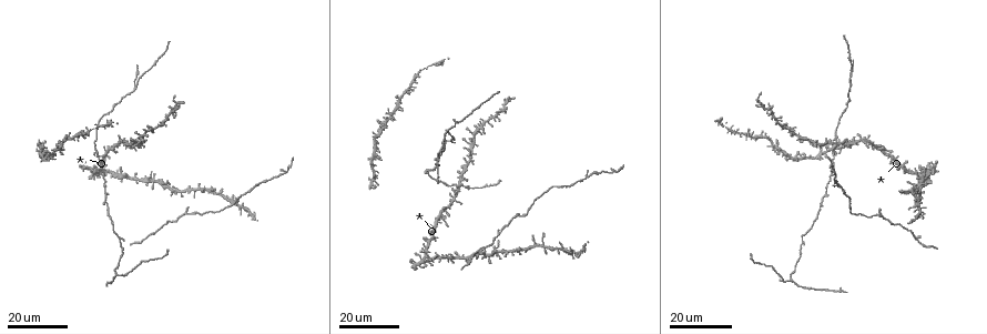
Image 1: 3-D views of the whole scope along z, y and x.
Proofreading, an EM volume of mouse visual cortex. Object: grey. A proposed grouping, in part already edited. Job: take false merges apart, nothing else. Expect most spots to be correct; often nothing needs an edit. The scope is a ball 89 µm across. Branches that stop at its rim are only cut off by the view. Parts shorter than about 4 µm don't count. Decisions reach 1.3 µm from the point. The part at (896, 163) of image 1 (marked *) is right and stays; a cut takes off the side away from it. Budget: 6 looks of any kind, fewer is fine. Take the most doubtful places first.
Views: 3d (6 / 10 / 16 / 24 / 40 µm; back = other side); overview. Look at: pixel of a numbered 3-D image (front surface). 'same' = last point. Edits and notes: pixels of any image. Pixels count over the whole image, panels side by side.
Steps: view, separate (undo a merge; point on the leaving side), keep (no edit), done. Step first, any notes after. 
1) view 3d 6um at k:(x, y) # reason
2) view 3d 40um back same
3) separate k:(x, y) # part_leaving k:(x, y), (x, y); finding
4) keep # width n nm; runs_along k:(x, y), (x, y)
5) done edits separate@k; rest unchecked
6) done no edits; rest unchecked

view 3d 24um at 1:(914, 235)

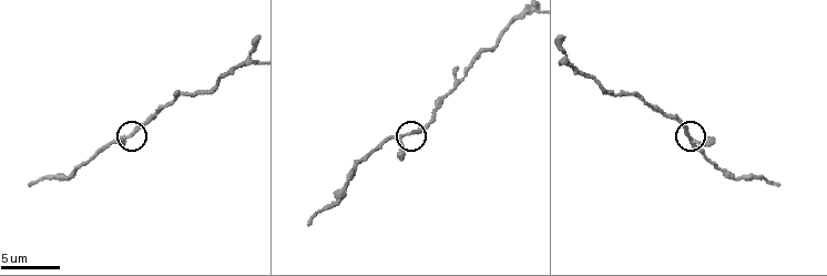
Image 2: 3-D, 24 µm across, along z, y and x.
view 3d 6um at 2:(123, 135)

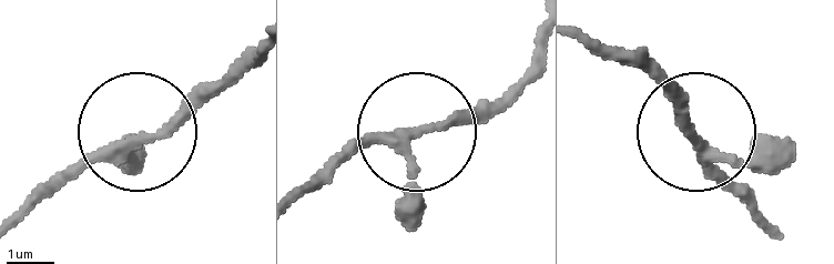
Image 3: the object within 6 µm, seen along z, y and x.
keep # arms 3; one neuron here

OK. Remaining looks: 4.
view 3d 16um at 1:(135, 84) # a fork

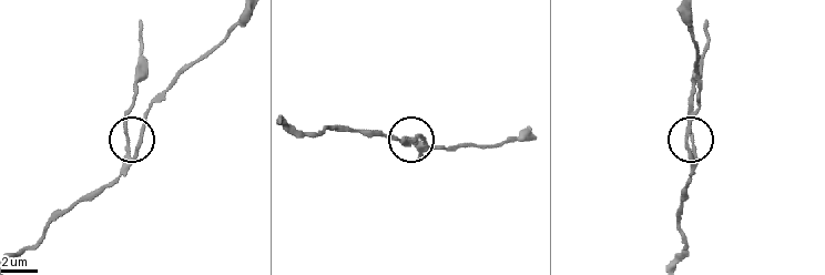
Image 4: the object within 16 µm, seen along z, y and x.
view 3d 10um at 4:(691, 147)

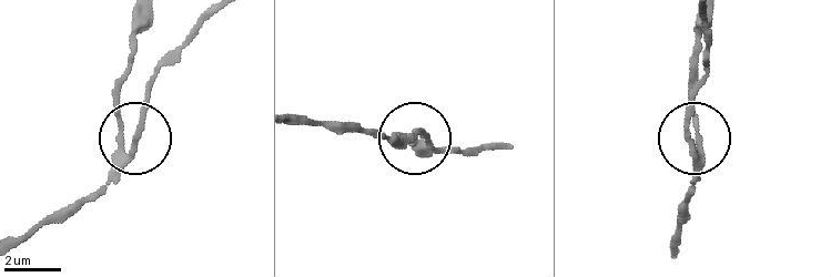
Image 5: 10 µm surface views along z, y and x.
view 3d 10um back at 5:(135, 138)

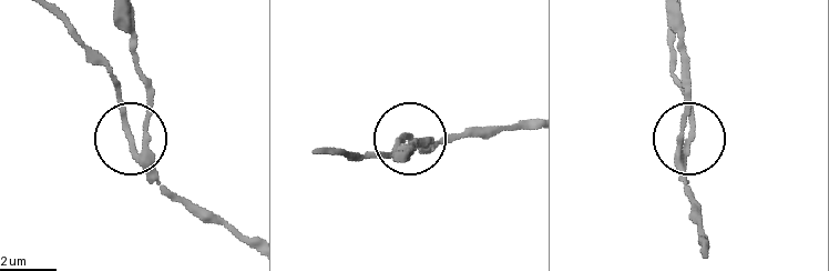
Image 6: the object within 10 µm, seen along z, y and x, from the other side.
separate 6:(147, 118) # width 190 nm; part_leaving 6:(149, 161), (149, 84), (134, 56), (134, 20); two neurons meet here

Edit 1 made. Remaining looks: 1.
view 3d 16um at 2:(251, 60) # arms part here

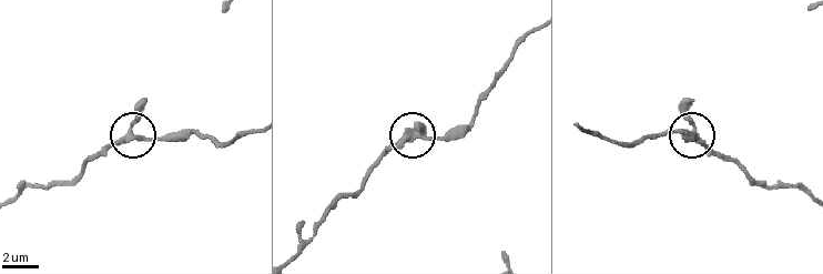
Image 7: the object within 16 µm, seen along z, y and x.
keep # side_arm 31 um; arms 3; all the same neuron

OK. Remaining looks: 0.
done edits separate@6; rest unchecked

